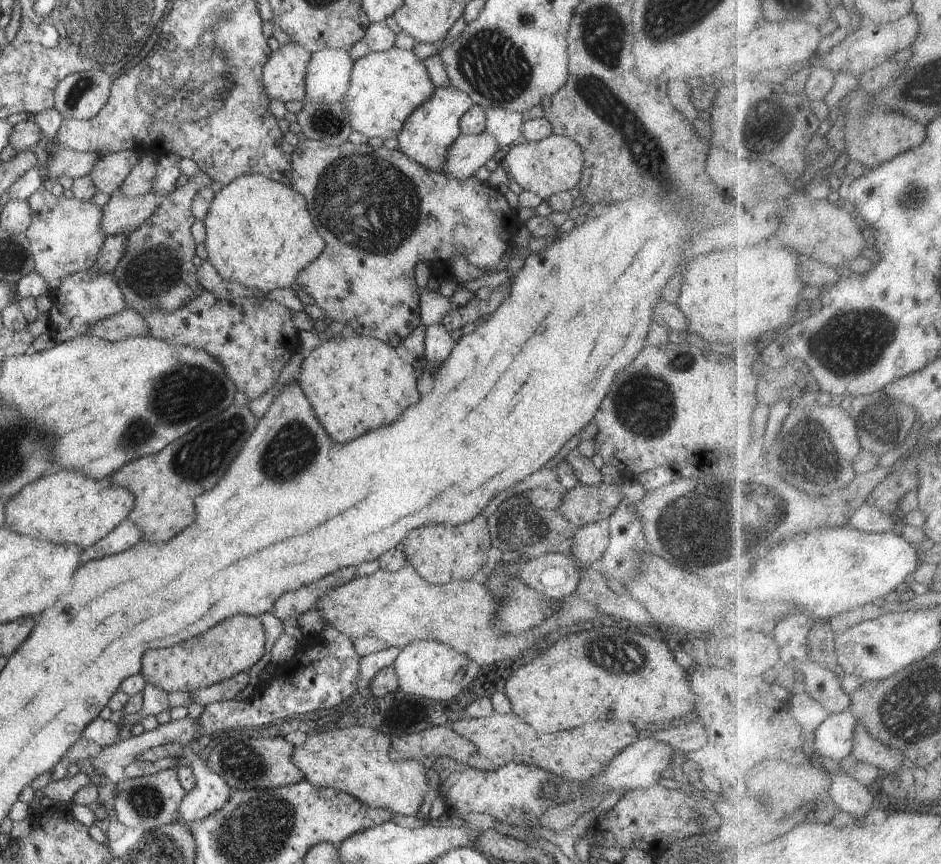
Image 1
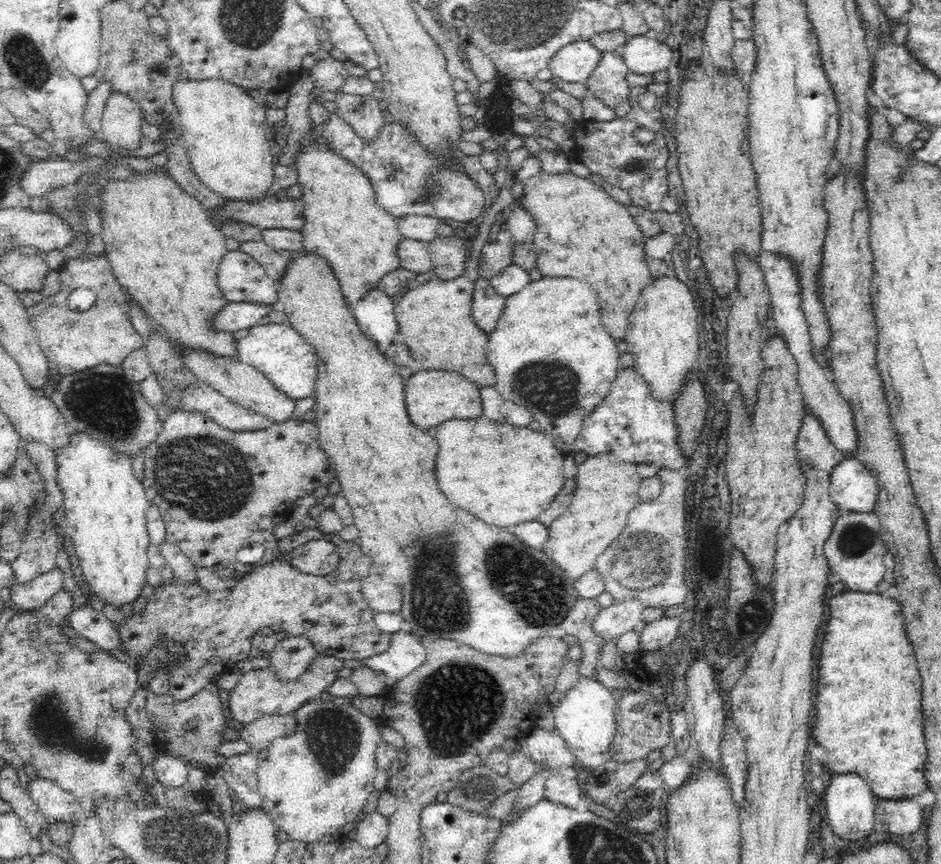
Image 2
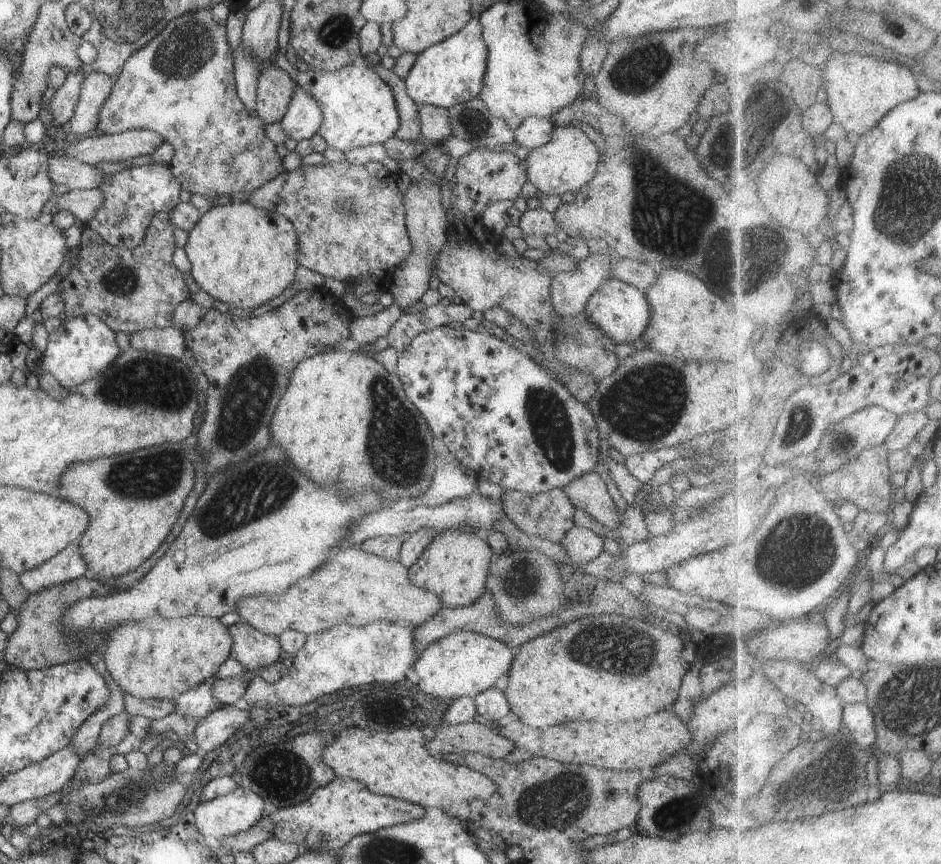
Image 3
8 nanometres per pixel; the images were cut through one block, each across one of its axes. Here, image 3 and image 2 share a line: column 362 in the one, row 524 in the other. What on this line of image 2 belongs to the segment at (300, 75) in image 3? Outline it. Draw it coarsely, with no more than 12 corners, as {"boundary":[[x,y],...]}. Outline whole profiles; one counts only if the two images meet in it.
{"boundary":[[55,452],[83,579],[118,609],[146,584],[151,501],[132,457]]}

